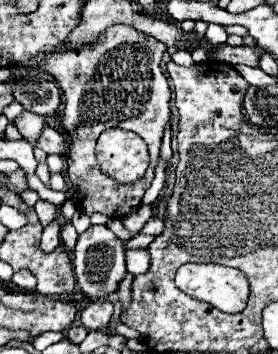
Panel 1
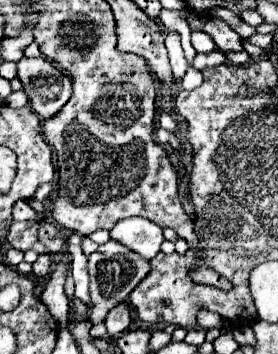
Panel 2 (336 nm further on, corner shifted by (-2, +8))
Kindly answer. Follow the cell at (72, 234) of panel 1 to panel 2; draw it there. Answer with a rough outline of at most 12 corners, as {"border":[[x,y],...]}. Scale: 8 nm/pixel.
{"border":[[60,254],[42,302],[52,318],[68,326],[70,300],[64,292],[68,262]]}

